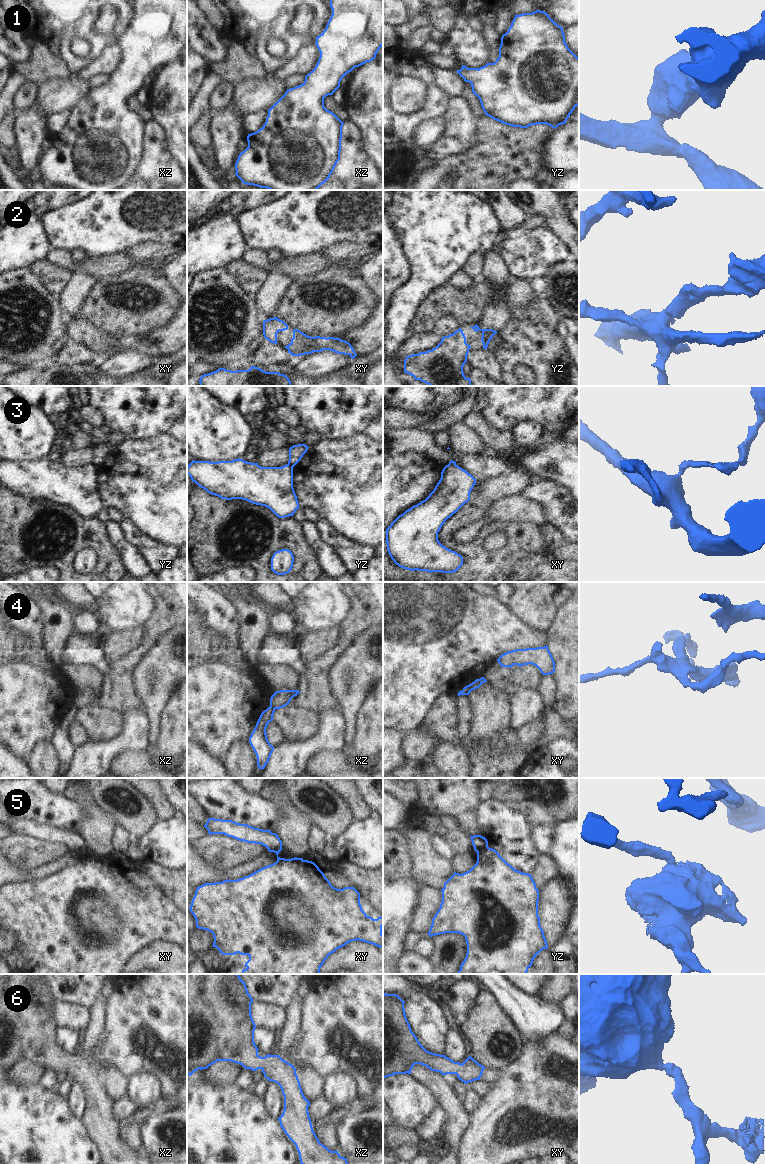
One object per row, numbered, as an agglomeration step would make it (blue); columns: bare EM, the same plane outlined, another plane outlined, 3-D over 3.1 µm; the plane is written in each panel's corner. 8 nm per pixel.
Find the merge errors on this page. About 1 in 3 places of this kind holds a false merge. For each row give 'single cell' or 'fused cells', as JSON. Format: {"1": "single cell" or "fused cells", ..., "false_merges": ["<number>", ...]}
{"1": "single cell", "2": "single cell", "3": "fused cells", "4": "fused cells", "5": "fused cells", "6": "single cell", "false_merges": ["3", "4", "5"]}

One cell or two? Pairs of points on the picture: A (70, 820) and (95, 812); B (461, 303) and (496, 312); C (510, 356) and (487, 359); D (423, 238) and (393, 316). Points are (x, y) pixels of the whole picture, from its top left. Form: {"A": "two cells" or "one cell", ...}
{"A": "two cells", "B": "two cells", "C": "two cells", "D": "one cell"}

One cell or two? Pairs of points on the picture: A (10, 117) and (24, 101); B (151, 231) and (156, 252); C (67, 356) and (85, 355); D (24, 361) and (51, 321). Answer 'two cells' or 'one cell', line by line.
A: two cells
B: two cells
C: one cell
D: one cell

